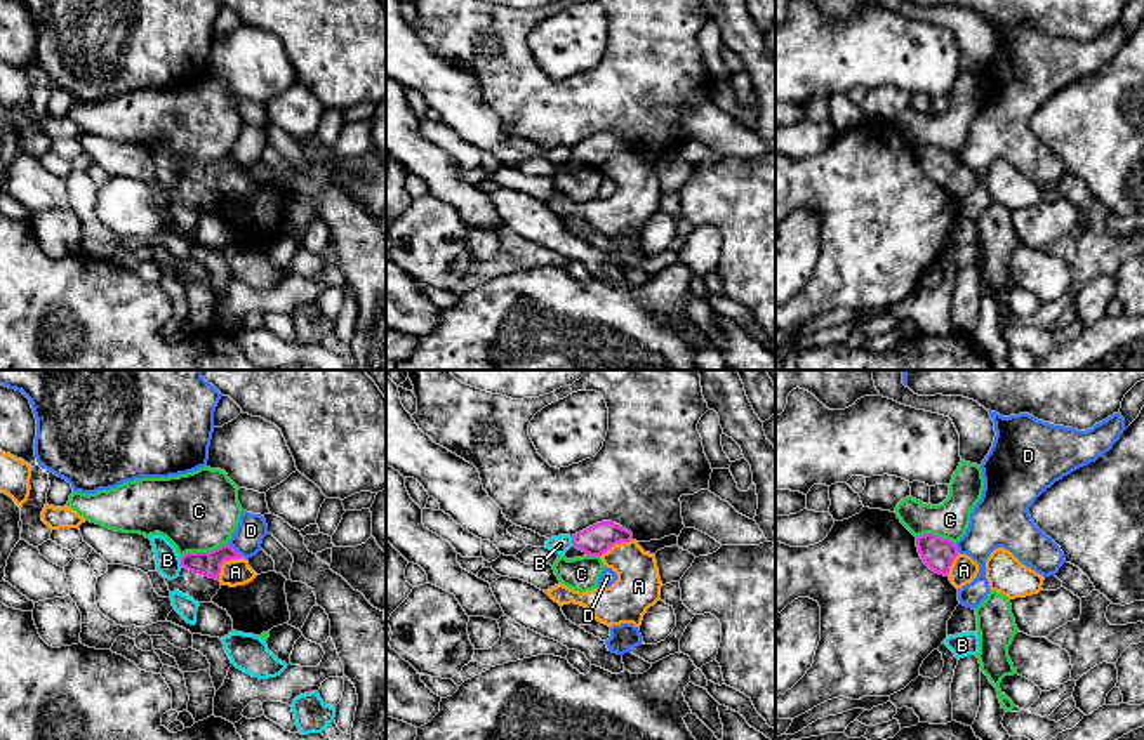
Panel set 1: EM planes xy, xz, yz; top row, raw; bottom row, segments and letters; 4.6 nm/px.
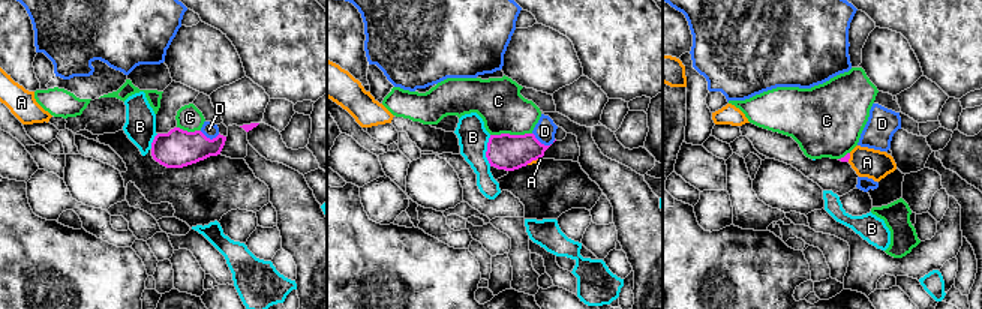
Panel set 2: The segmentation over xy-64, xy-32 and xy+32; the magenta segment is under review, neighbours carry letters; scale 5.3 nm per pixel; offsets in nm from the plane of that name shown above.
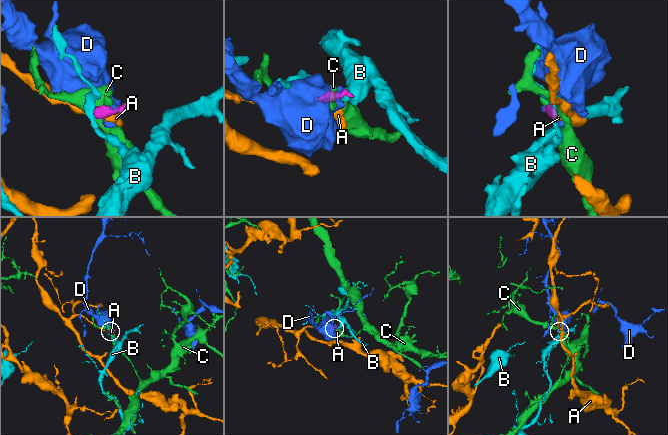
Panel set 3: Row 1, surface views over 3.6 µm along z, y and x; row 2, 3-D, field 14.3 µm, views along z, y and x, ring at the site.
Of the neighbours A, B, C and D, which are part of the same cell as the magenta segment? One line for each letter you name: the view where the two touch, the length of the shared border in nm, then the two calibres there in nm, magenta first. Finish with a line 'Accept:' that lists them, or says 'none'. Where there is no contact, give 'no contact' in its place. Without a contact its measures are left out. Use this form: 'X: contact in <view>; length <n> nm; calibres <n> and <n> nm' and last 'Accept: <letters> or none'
A: contact in xy; length 160 nm; calibres 110 and 130 nm
Accept: A

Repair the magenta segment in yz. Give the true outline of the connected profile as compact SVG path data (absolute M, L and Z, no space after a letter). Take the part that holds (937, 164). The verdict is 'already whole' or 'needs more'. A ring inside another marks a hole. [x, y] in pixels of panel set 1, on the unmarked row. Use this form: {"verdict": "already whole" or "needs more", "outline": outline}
{"verdict": "needs more", "outline": "M934 144L916 148L916 158L923 174L935 184L951 191L956 200L970 195L979 175L967 165L960 165L956 155Z"}

